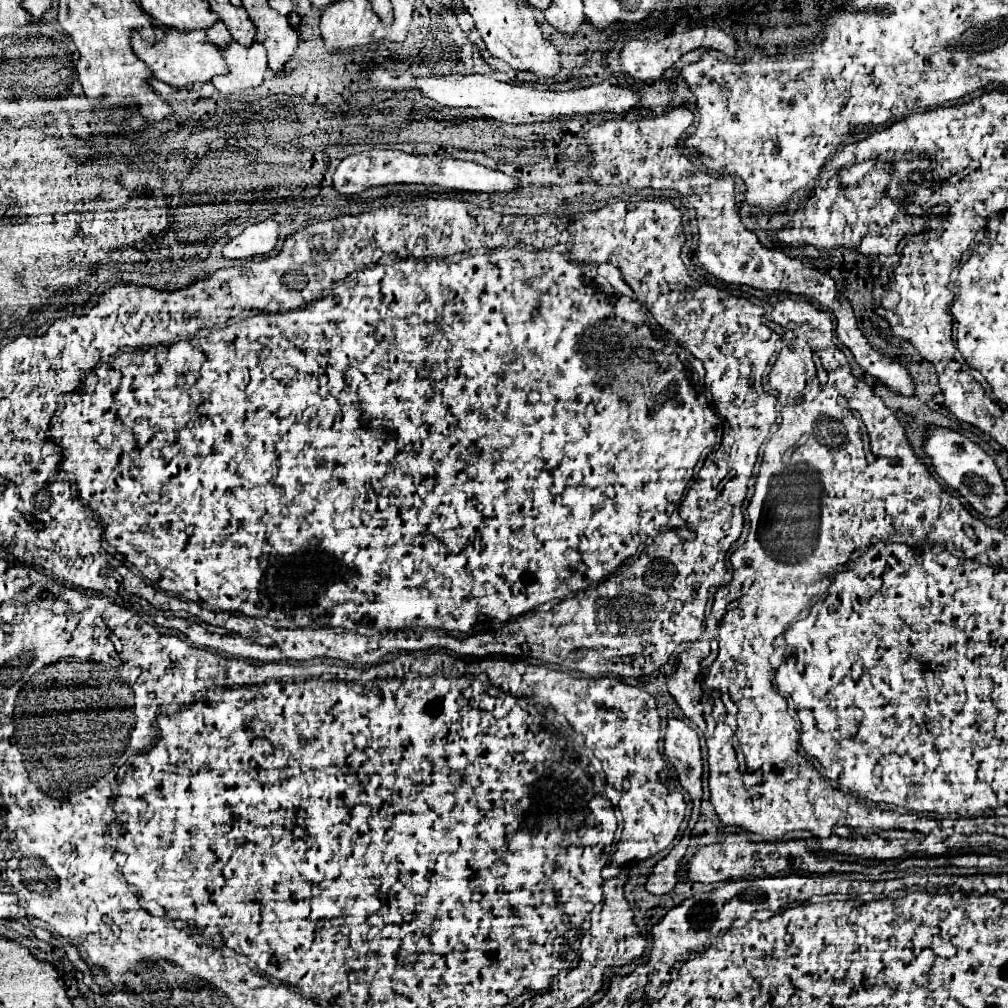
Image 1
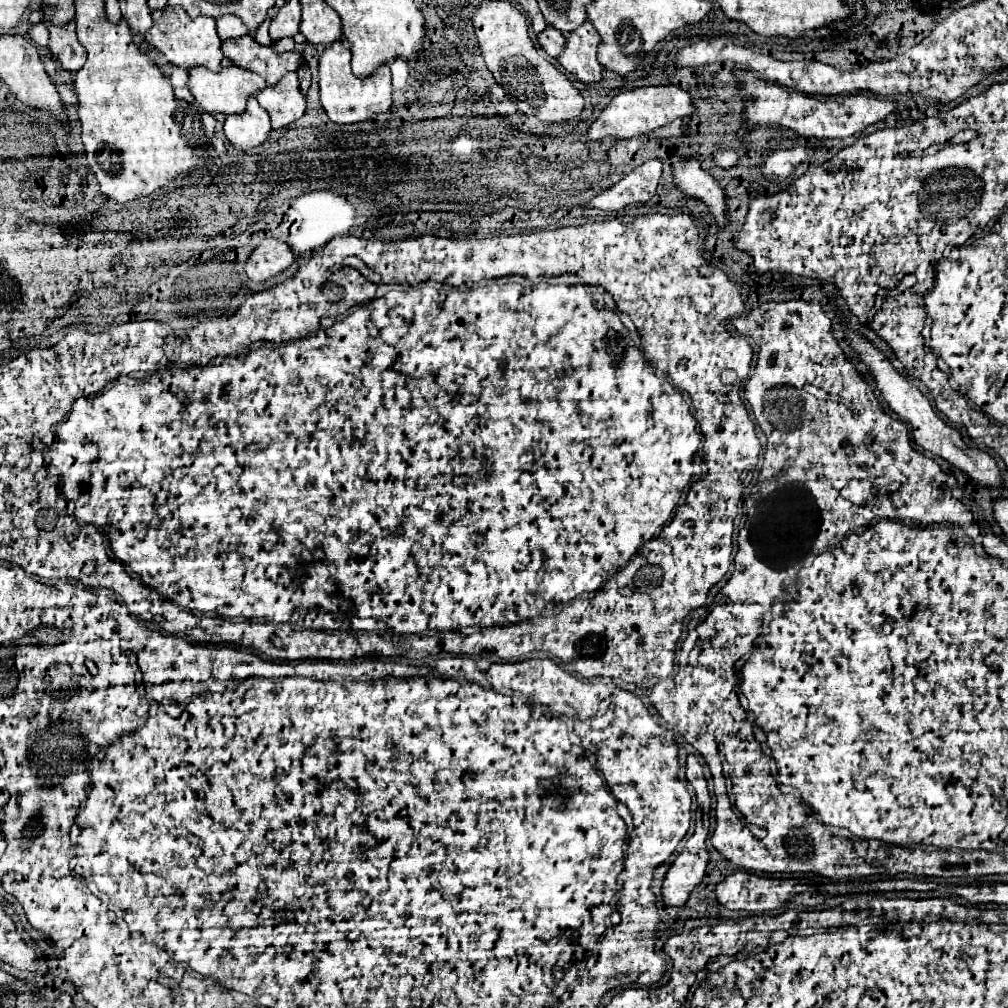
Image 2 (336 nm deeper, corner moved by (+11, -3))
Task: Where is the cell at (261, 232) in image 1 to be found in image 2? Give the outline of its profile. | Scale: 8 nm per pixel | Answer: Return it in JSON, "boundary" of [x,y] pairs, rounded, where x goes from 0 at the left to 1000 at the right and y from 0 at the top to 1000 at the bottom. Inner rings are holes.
{"boundary":[[[267,236],[251,248],[249,256],[243,262],[243,268],[251,280],[263,280],[283,270],[291,260],[293,252],[289,250],[289,246],[279,238]]]}

